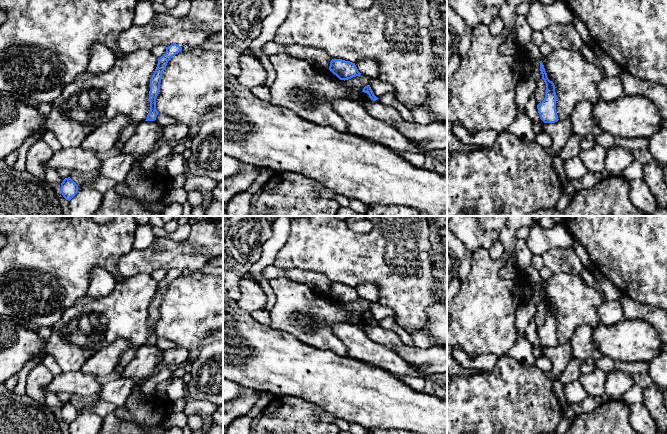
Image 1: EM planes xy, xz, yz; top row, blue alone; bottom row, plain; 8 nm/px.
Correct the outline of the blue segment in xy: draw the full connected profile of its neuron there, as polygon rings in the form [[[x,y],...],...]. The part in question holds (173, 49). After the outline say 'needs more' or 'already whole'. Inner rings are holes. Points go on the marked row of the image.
[[[171,44],[166,47],[166,52],[163,56],[158,58],[157,67],[150,79],[150,91],[149,91],[149,101],[150,101],[150,111],[147,115],[145,121],[155,121],[158,115],[158,111],[156,110],[156,98],[159,94],[160,83],[163,71],[165,70],[168,61],[182,51],[182,47],[177,44]]]; already whole

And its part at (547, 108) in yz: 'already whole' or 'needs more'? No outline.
already whole

